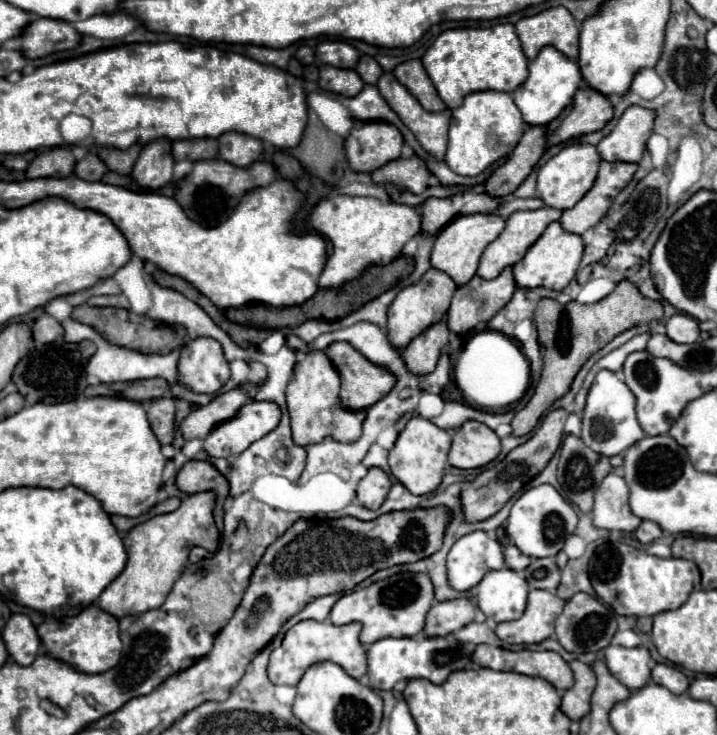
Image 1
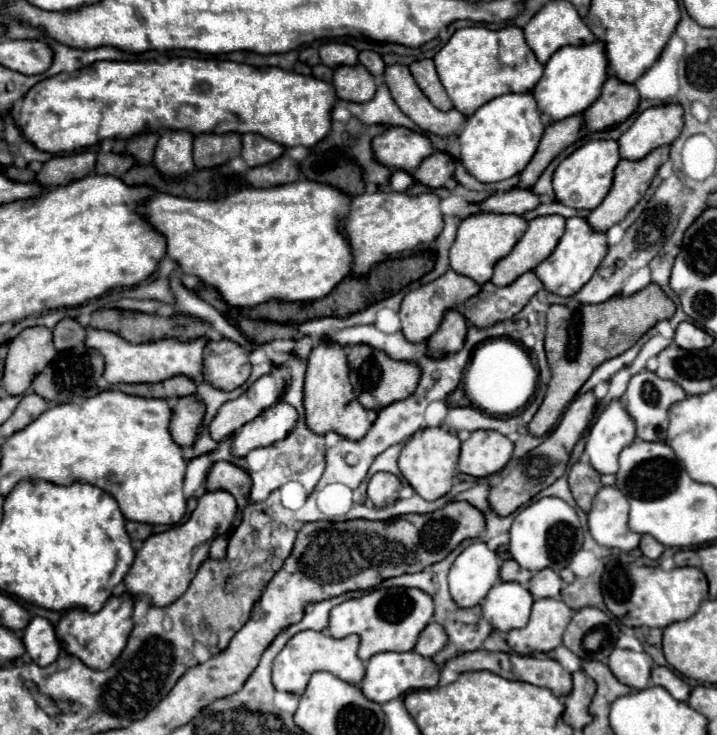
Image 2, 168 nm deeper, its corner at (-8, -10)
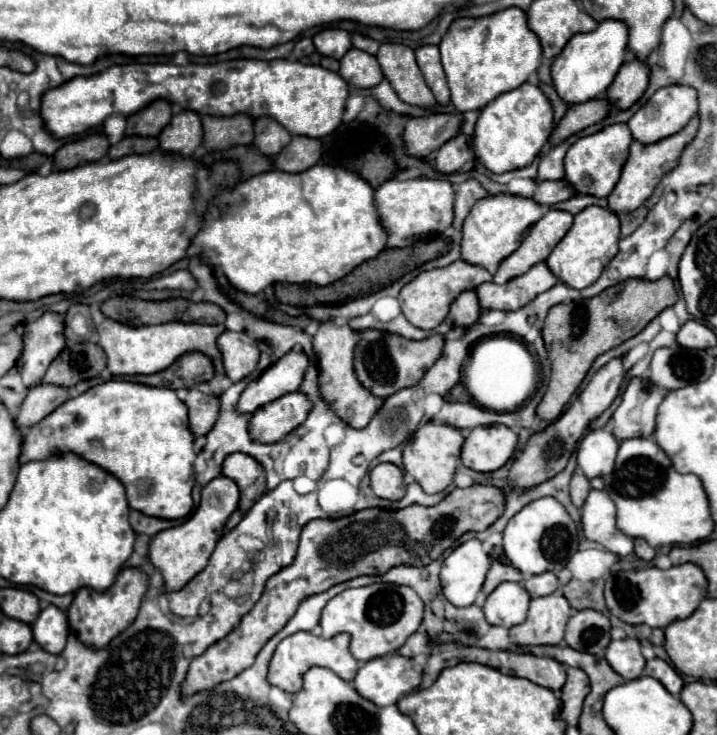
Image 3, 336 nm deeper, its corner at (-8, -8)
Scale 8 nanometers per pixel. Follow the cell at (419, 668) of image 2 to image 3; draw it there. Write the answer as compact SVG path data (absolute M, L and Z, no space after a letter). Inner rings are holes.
M386 654L368 660L354 678L354 688L378 708L396 704L422 682L422 666L412 658Z

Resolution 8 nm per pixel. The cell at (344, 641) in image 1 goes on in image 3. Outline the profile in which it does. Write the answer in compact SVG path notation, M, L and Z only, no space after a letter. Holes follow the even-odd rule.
M296 632L288 638L284 638L272 660L270 660L270 668L268 668L268 682L272 686L278 686L284 692L298 692L302 686L302 676L308 668L312 666L322 666L332 670L334 674L338 674L342 680L354 680L356 672L358 672L358 660L350 654L350 636L348 634L336 634L334 638L320 638L314 636L310 632Z

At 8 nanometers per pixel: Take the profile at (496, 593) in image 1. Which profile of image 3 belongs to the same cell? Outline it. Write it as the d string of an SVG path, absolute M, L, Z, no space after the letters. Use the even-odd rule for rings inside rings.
M502 582L484 604L484 616L488 624L512 628L524 622L528 614L530 596L518 582Z

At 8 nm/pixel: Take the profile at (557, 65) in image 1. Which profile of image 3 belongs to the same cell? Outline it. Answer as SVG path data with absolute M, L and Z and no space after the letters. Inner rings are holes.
M604 20L594 32L576 34L560 56L552 62L552 78L556 92L568 104L580 104L592 98L602 98L612 84L616 72L626 60L628 48L628 26L620 20Z

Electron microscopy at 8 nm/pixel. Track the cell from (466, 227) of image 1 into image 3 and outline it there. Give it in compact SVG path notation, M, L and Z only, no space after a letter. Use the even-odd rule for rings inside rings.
M496 194L486 196L470 210L466 222L464 222L464 236L462 236L462 260L470 264L478 264L486 268L490 274L496 274L500 262L510 256L524 240L530 226L534 226L542 216L546 214L546 208L538 202L532 202L532 198L512 196L512 194Z

